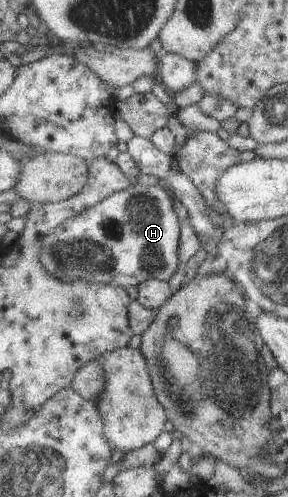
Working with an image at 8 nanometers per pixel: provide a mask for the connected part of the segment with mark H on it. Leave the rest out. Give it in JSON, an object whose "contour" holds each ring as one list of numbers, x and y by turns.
{"contour":[[134,184,126,191,110,196,96,207,83,211,63,223,51,236,44,240,42,263,57,278,71,281,93,281,95,284,118,284,123,288,139,287,149,279,171,281,171,277,182,268,180,259,179,217,173,209,172,197,161,187,145,187]]}

